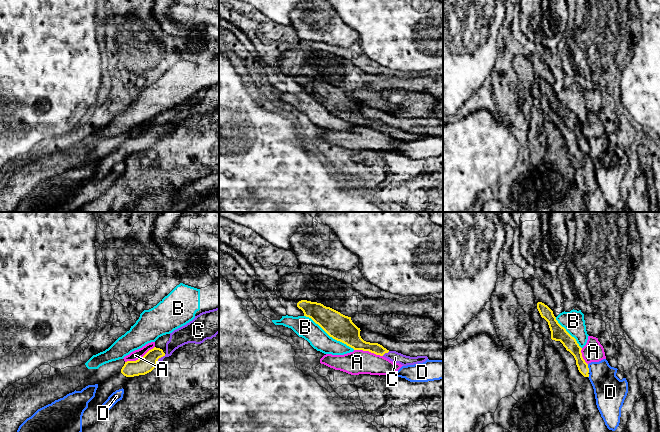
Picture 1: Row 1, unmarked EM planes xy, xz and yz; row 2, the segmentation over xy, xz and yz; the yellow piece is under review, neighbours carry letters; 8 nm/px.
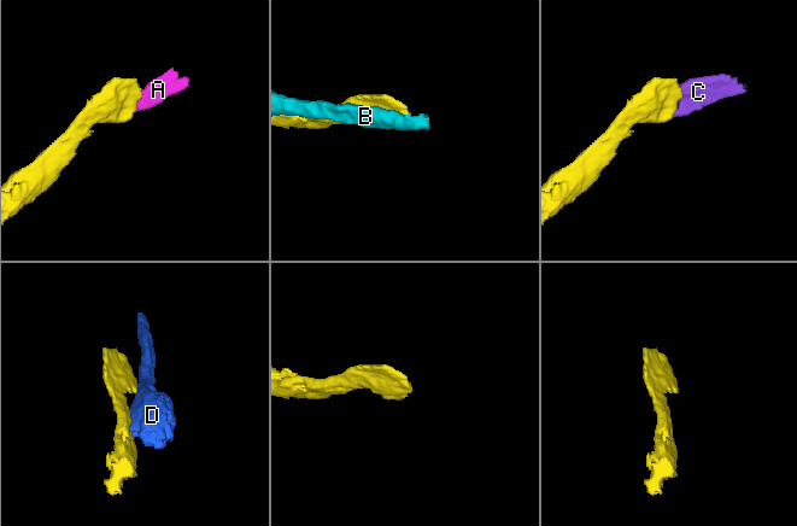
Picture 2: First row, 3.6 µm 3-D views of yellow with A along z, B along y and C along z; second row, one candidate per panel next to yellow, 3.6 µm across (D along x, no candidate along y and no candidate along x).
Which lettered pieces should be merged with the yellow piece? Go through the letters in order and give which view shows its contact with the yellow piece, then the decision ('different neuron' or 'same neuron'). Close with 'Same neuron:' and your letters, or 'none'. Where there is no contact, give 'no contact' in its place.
A: xy | different neuron
B: xz | different neuron
C: xy | same neuron
D: yz | different neuron
Same neuron: C

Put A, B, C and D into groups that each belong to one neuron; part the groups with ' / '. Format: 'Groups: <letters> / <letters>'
Groups: A / B / C / D

